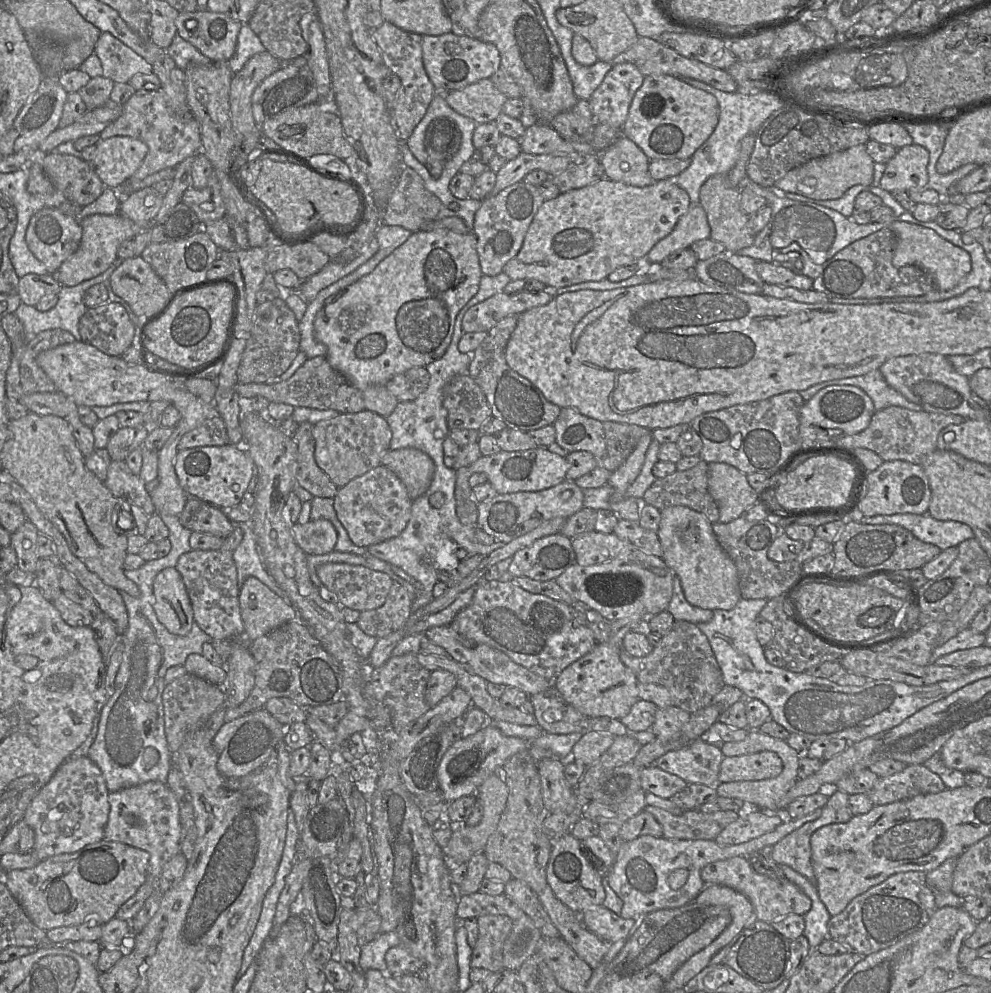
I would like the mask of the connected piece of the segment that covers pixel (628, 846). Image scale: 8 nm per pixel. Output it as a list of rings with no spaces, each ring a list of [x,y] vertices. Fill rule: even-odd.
[[[822,808],[798,819],[785,819],[775,829],[758,838],[730,846],[720,846],[714,840],[670,840],[653,836],[640,836],[623,842],[608,877],[610,887],[623,901],[620,917],[636,919],[656,910],[678,908],[695,902],[695,898],[706,886],[701,878],[701,871],[706,865],[733,857],[750,858],[760,852],[768,853],[777,842],[805,823],[817,819],[821,812]],[[678,869],[686,870],[688,879],[680,889],[673,890],[668,884],[668,877]]]

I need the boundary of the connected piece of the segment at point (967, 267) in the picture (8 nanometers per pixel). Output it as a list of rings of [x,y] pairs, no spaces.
[[[897,218],[889,228],[897,238],[897,246],[892,259],[895,267],[915,265],[921,268],[933,280],[934,288],[941,291],[954,288],[970,272],[972,264],[969,253],[942,238],[934,230]]]

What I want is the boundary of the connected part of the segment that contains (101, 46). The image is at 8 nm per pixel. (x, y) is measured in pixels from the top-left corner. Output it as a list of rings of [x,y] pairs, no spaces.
[[[102,32],[95,44],[95,54],[102,65],[102,76],[115,83],[128,82],[136,74],[150,74],[152,65],[108,32]]]

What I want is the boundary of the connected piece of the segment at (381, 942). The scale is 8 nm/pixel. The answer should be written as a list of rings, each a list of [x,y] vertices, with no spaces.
[[[395,931],[378,934],[372,941],[361,947],[359,964],[363,971],[375,969],[386,973],[385,954],[390,948],[400,944]]]

